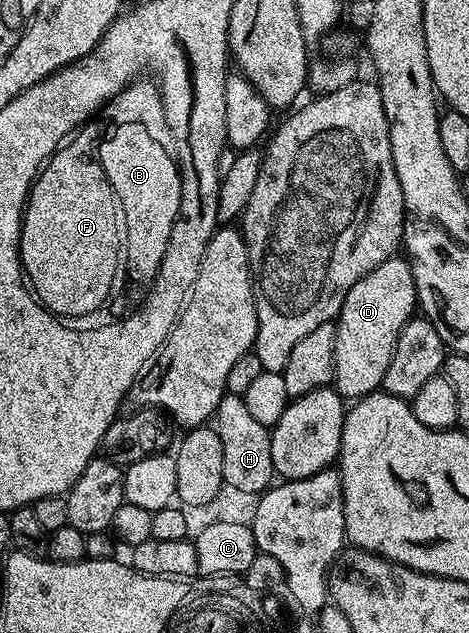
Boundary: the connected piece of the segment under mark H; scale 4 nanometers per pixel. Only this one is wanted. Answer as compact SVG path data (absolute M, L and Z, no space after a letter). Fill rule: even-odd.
M226 393L218 404L212 418L212 428L220 435L224 443L224 485L227 490L235 489L238 493L261 495L270 488L275 480L272 463L272 443L270 429L256 420L248 412L244 399L236 393Z

